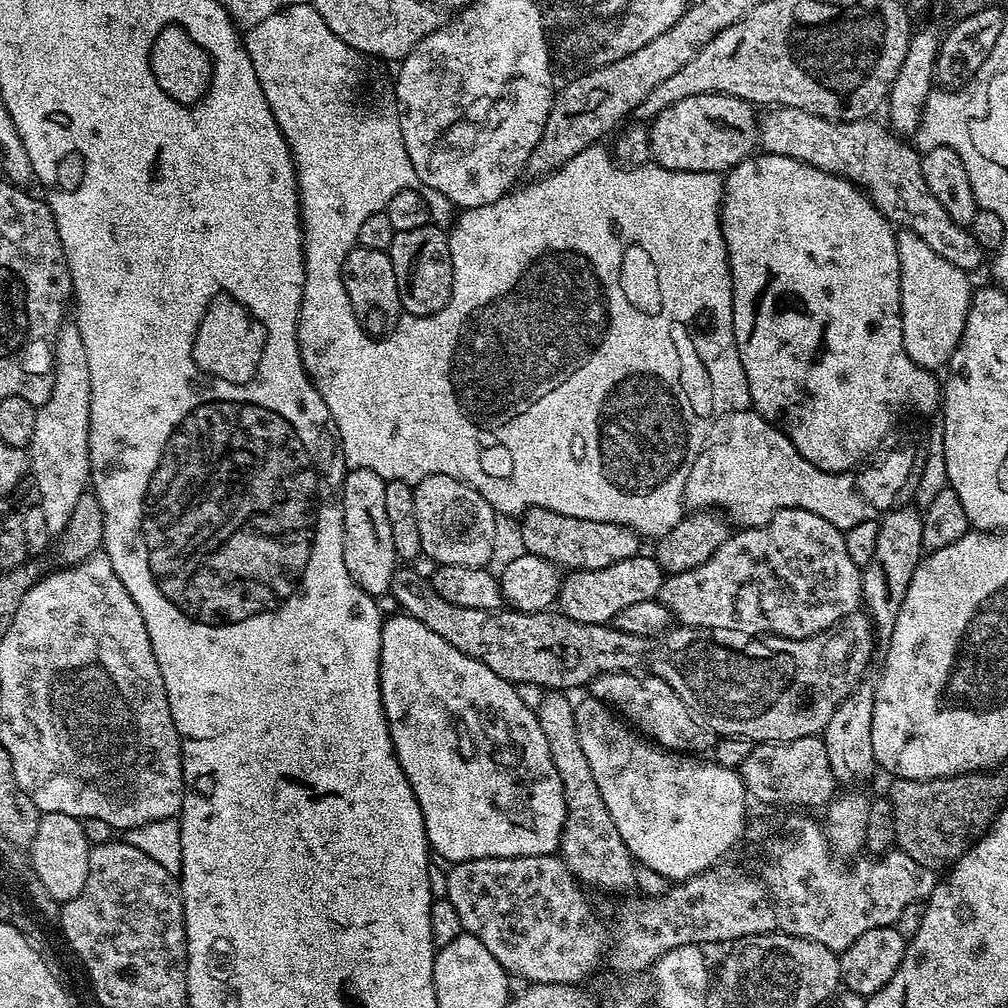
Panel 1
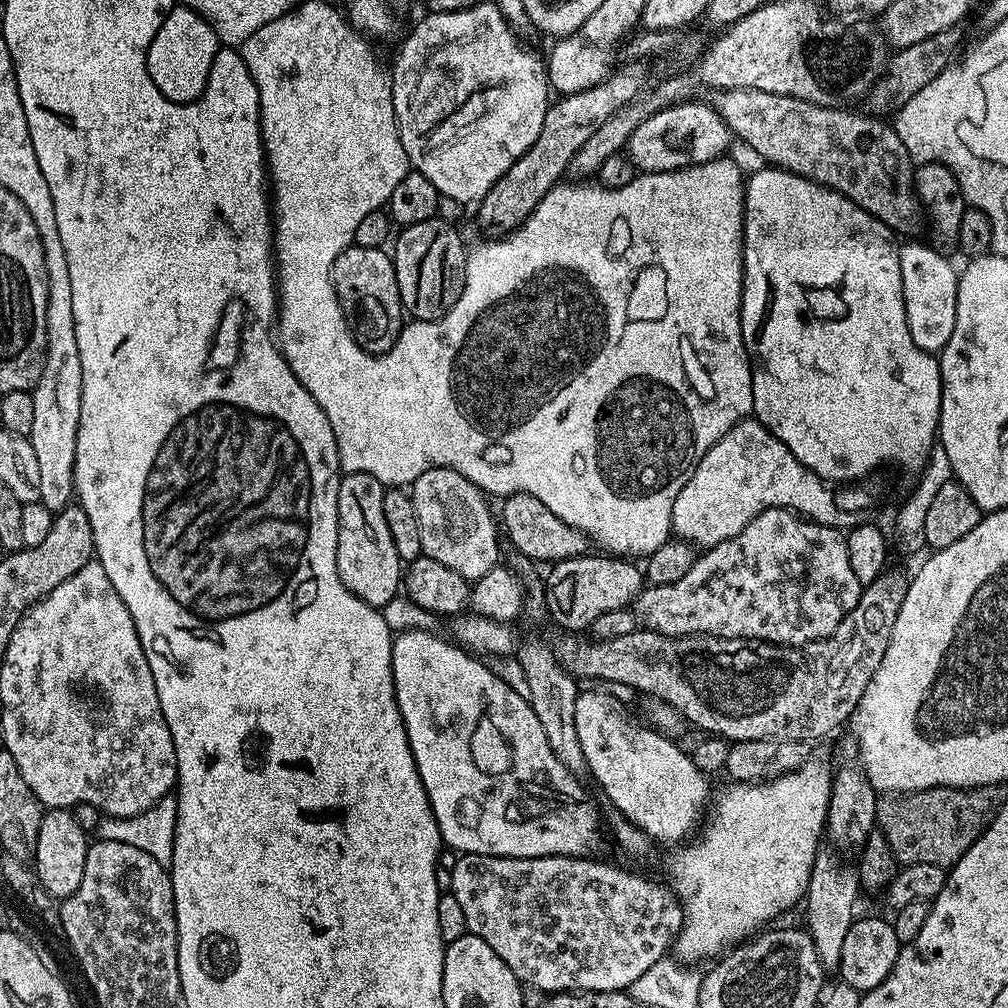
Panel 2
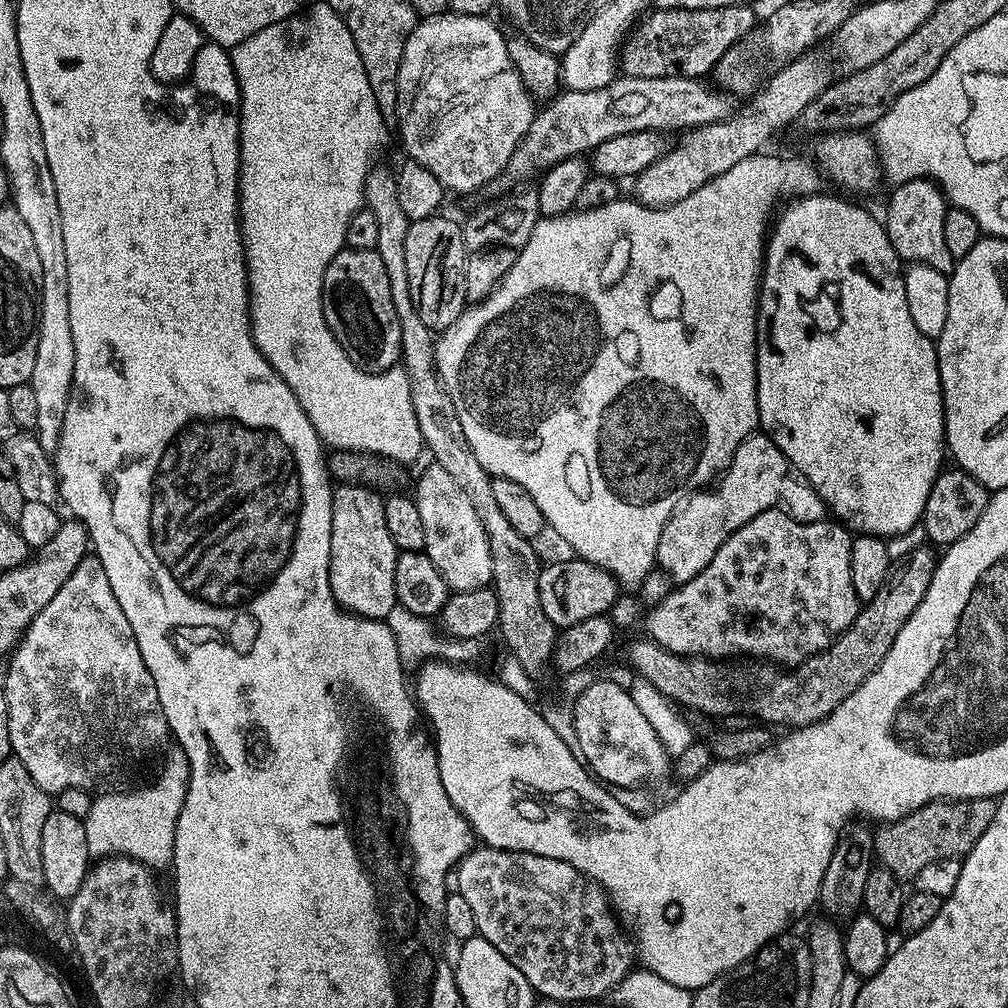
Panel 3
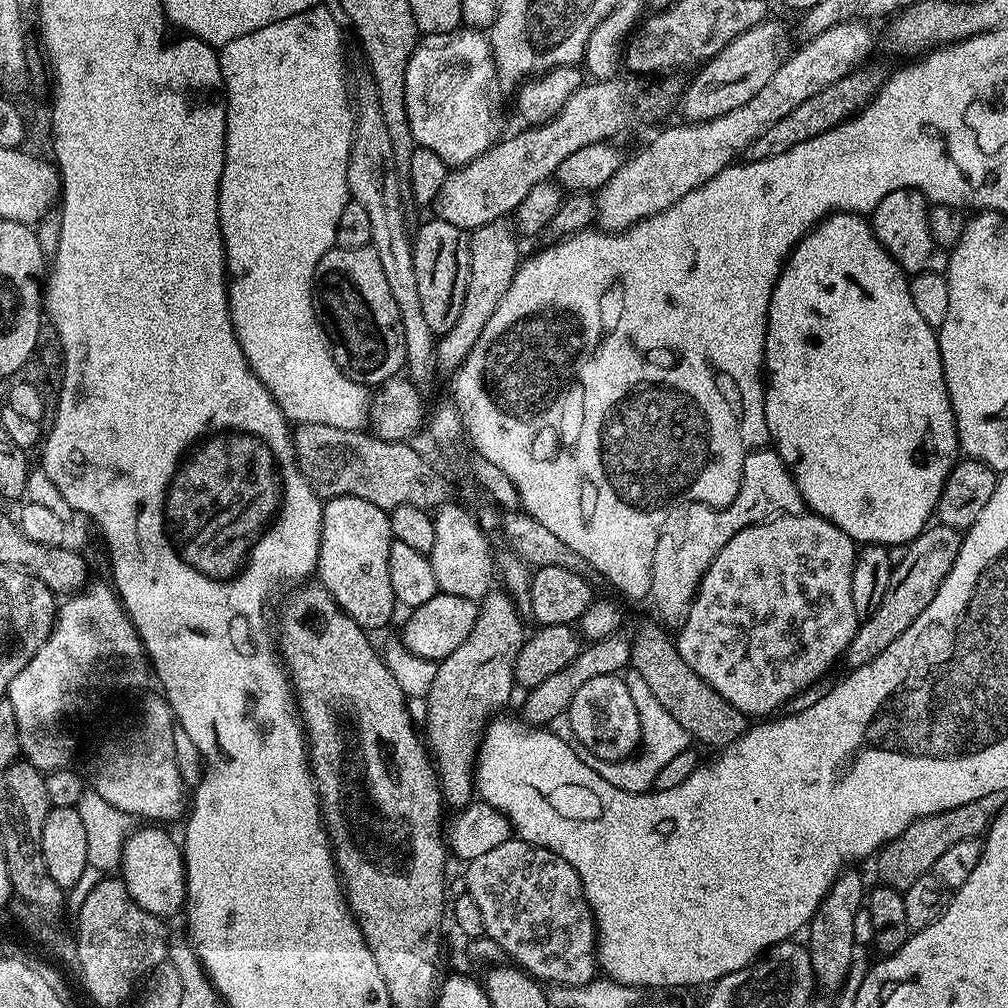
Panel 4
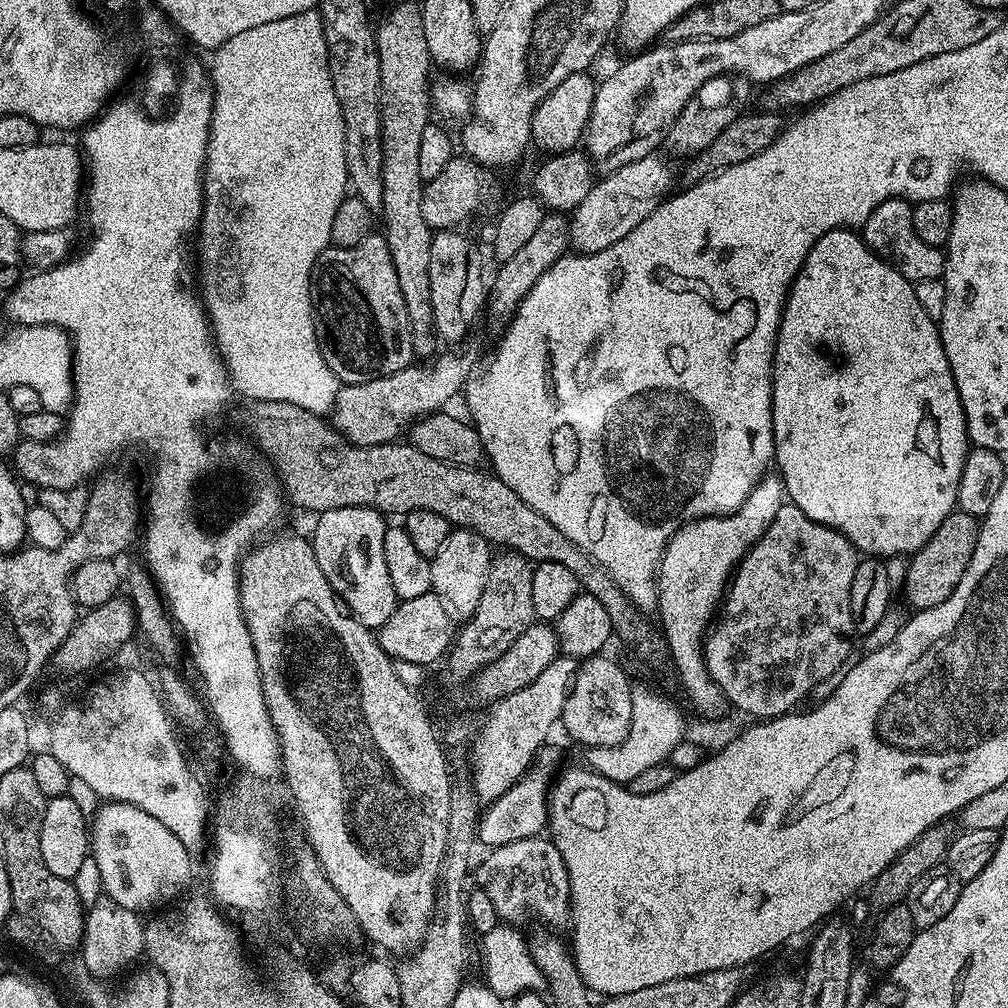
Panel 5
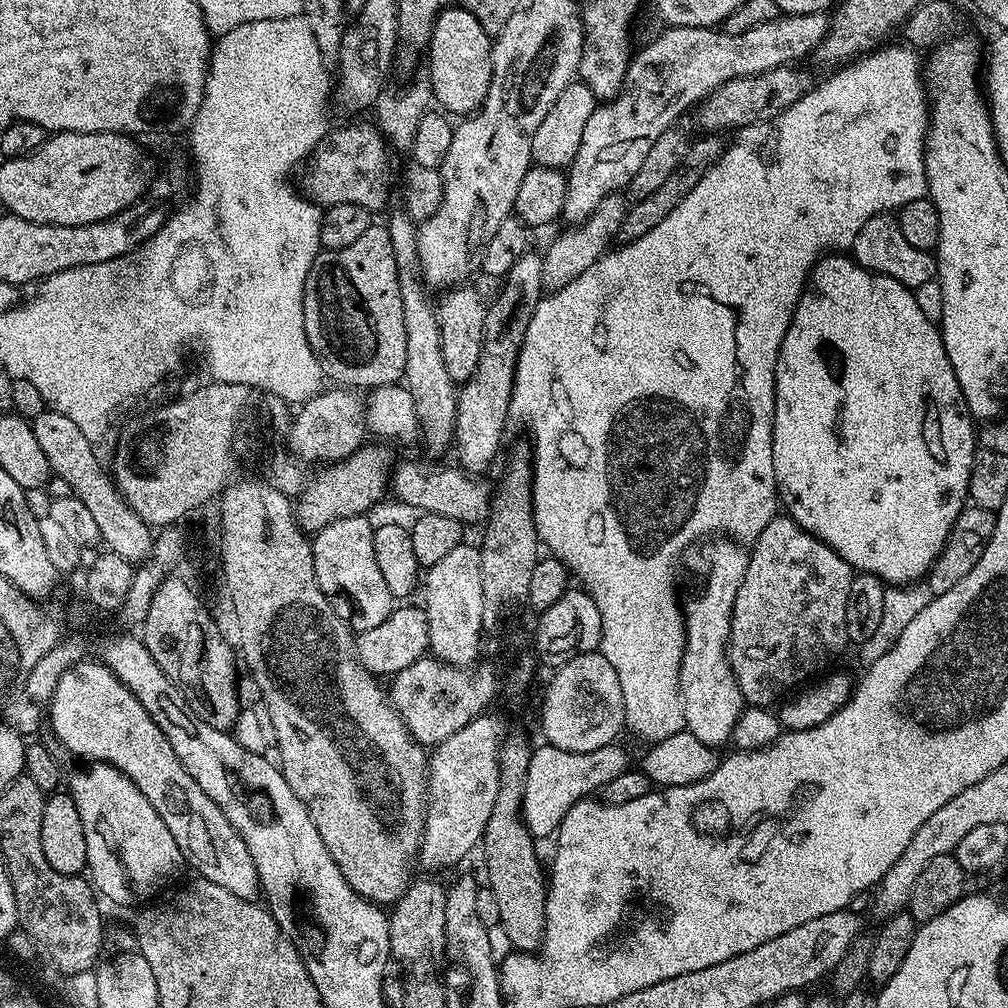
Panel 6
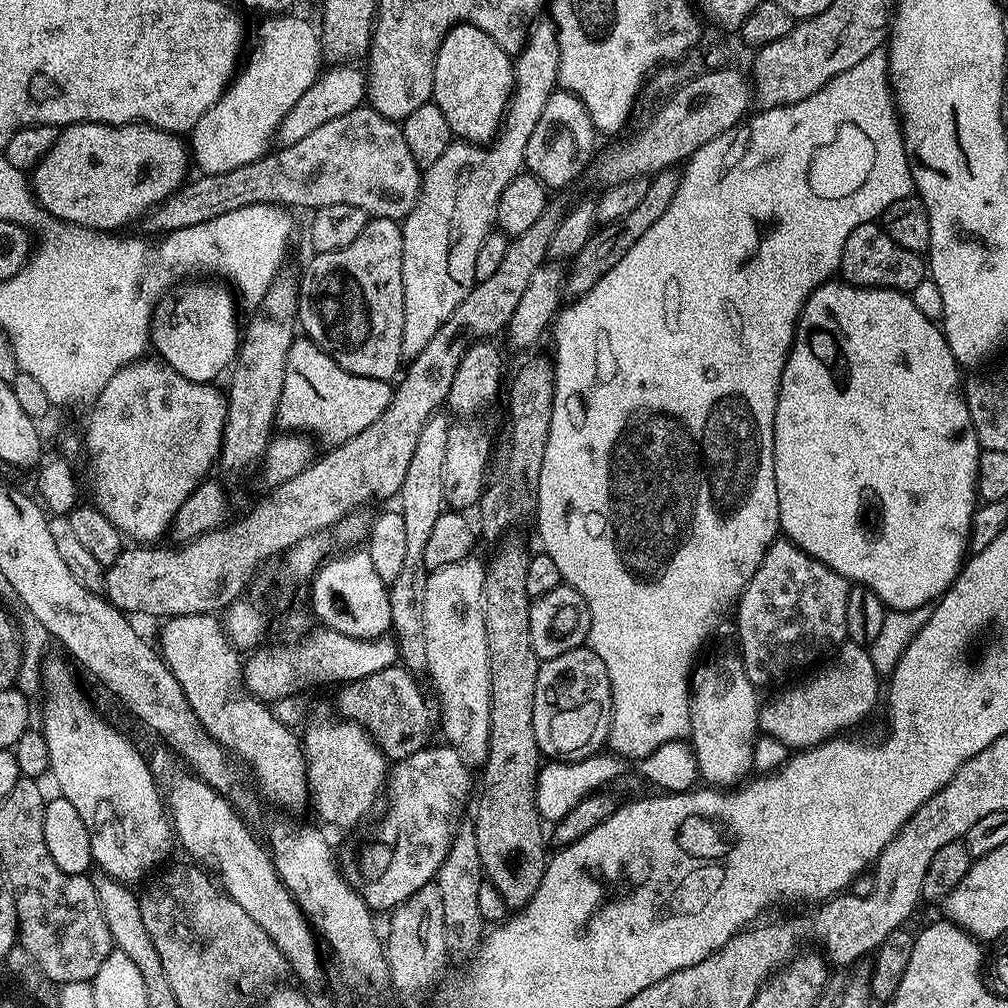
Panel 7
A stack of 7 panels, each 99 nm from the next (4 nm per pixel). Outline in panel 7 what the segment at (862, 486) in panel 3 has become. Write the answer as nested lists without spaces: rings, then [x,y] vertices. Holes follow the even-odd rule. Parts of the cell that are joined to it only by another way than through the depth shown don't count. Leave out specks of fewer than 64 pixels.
[[[833,278],[826,284],[819,284],[805,302],[778,382],[774,414],[774,478],[778,490],[780,532],[806,554],[842,574],[844,580],[865,584],[874,590],[889,609],[908,611],[924,603],[939,601],[966,563],[964,552],[969,551],[968,535],[972,529],[972,516],[978,507],[976,475],[982,449],[971,424],[960,372],[961,365],[957,364],[937,321],[920,313],[911,295],[896,292],[893,288],[858,288],[855,284]]]

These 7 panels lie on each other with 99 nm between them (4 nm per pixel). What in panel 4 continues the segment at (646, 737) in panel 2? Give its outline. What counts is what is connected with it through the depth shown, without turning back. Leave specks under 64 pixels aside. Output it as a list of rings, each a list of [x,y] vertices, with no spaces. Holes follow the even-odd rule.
[[[619,675],[590,678],[578,694],[574,694],[567,716],[578,741],[602,760],[624,760],[640,747],[639,713],[630,698],[627,682]]]

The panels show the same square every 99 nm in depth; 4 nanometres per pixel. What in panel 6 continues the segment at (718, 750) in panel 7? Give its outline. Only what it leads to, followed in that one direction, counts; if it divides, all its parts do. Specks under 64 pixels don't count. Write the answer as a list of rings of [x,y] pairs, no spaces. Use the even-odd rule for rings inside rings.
[[[712,538],[699,545],[700,557],[696,564],[700,568],[708,568],[704,572],[704,585],[697,596],[692,596],[683,605],[684,610],[684,653],[680,663],[680,701],[684,707],[684,726],[686,731],[694,734],[698,742],[719,749],[720,744],[728,744],[739,716],[744,712],[746,701],[742,690],[738,690],[738,682],[734,678],[734,670],[728,661],[728,639],[732,629],[734,614],[734,598],[738,598],[738,590],[742,590],[742,578],[746,578],[749,549],[731,538]]]

